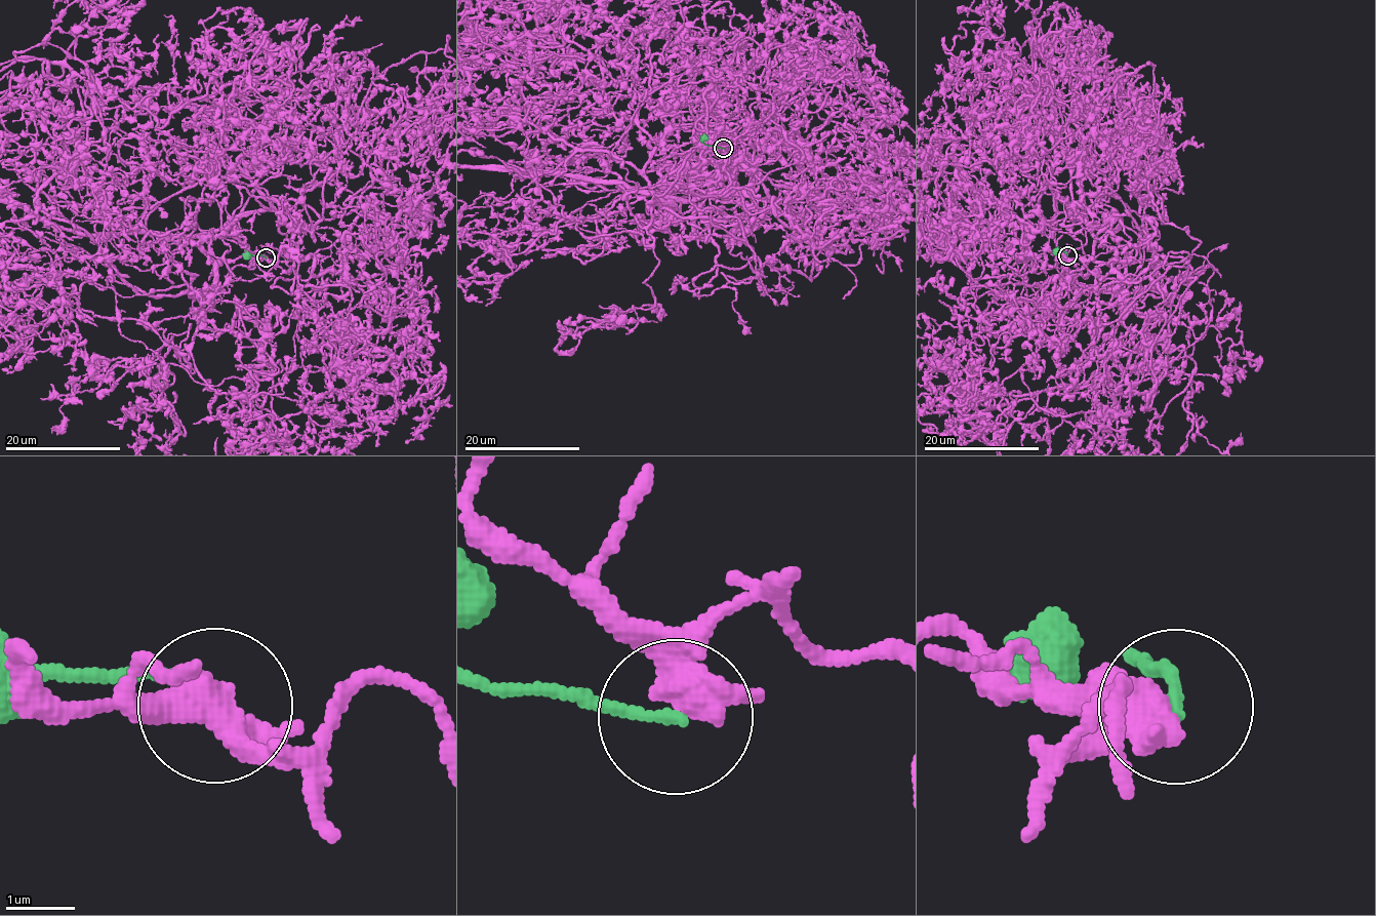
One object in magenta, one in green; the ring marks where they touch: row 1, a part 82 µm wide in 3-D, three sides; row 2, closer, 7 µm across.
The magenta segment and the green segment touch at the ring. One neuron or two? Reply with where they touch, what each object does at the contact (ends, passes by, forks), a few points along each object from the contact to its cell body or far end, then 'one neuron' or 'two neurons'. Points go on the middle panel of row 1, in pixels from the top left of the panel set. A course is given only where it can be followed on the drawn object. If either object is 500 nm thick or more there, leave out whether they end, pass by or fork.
place (723, 148); magenta forks; green ends; course magenta (723, 147), (729, 138), (751, 144), (751, 184), (730, 194), (683, 200), (618, 183); course green (723, 148), (704, 143), (705, 133); two neurons

